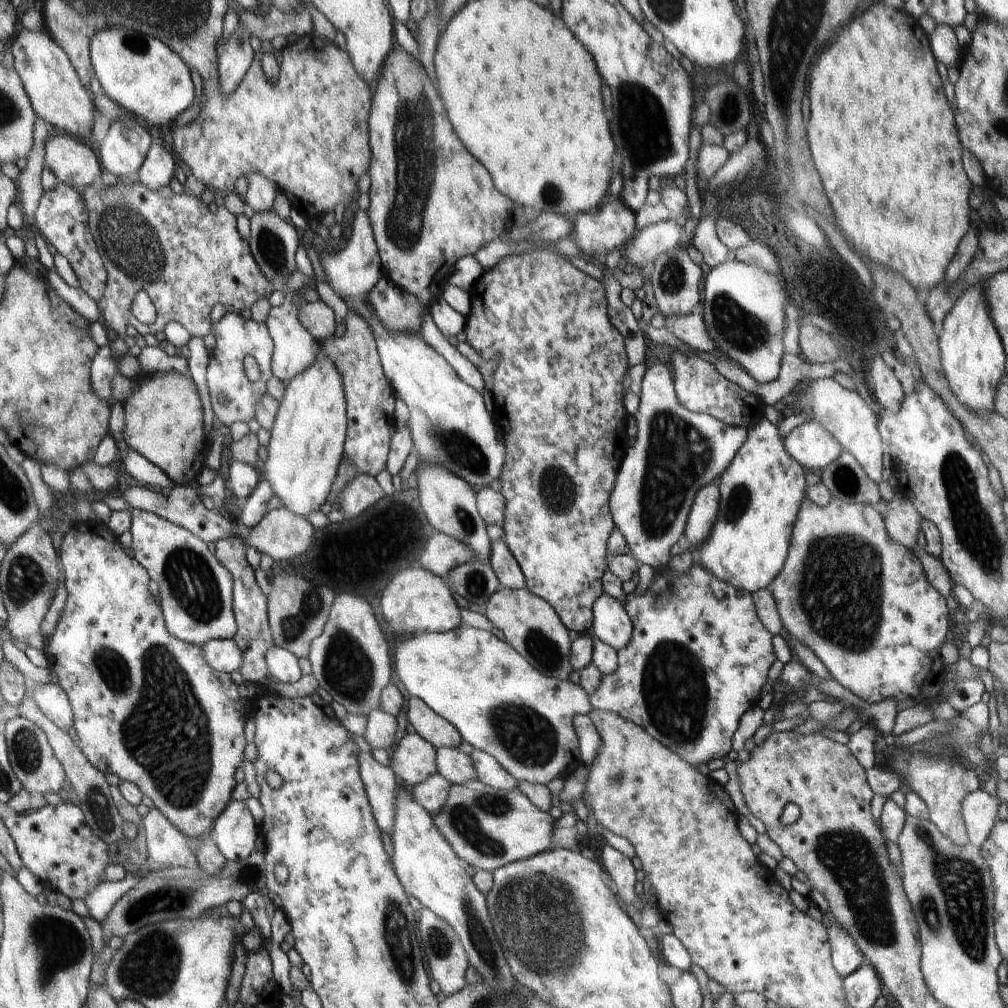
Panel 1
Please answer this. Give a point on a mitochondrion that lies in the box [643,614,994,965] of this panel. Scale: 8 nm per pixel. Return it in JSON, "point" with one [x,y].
{"point":[848,857]}

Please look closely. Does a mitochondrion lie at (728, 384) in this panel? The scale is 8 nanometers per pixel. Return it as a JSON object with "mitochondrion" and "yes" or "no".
{"mitochondrion":"no"}

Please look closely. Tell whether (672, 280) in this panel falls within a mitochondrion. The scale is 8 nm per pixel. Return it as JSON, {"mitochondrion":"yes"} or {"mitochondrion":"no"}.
{"mitochondrion":"yes"}

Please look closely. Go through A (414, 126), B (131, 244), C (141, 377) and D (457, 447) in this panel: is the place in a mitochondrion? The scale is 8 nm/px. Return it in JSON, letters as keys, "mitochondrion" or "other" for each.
{"A":"mitochondrion","B":"mitochondrion","C":"other","D":"mitochondrion"}

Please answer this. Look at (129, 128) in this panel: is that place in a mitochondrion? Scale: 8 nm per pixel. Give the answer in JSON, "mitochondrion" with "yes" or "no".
{"mitochondrion":"no"}

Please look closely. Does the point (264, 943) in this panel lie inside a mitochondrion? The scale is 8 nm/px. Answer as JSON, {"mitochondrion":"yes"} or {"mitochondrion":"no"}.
{"mitochondrion":"no"}

